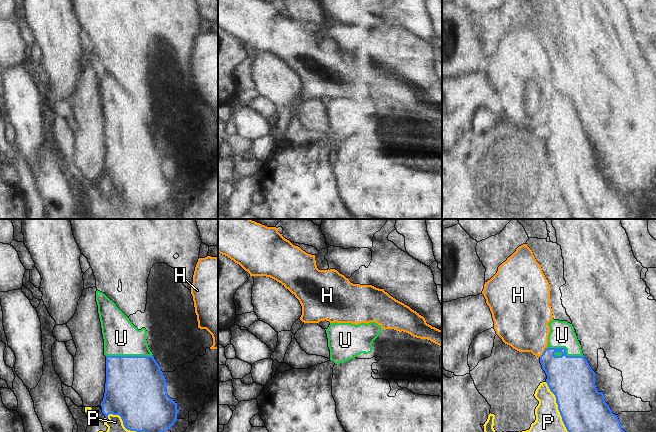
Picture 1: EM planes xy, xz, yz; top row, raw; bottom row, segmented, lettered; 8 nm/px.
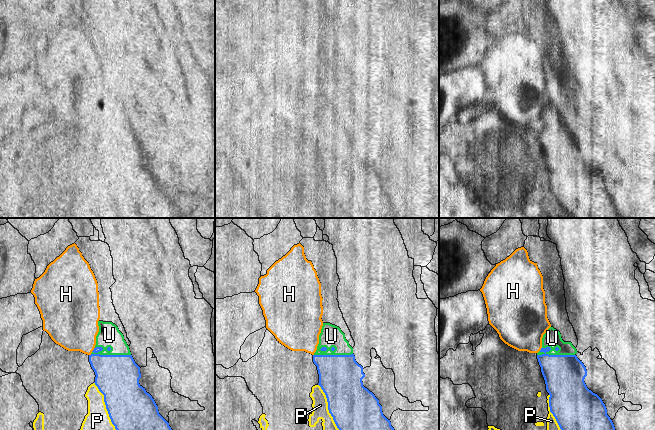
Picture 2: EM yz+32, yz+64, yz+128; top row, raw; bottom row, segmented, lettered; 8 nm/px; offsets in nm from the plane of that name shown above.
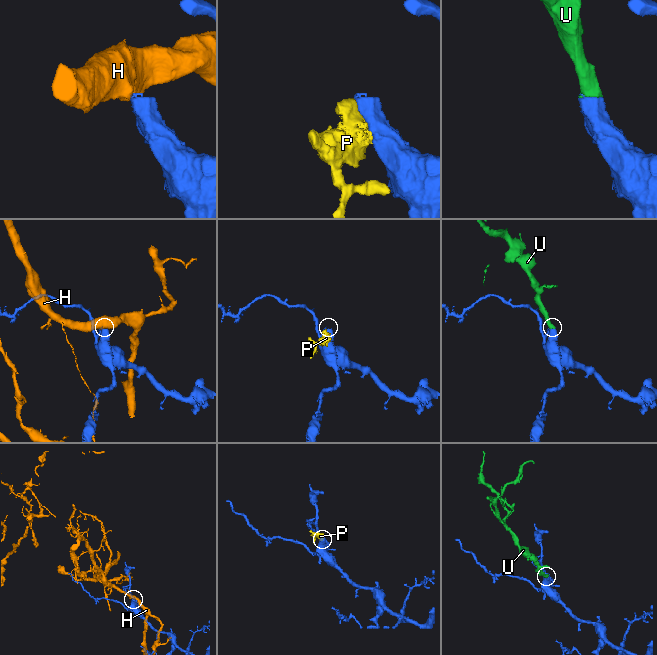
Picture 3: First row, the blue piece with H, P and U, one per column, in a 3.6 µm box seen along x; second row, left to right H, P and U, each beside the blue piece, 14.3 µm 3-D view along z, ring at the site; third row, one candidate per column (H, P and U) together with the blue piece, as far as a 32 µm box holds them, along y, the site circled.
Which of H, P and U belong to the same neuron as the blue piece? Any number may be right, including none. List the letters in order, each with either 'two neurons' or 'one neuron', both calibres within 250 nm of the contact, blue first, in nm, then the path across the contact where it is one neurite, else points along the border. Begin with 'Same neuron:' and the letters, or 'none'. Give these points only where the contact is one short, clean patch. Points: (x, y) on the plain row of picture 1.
Same neuron: U
H: two neurons; calibres 300 and 380 nm
P: two neurons; calibres 380 and 240 nm
U: one neuron; calibres 480 and 280 nm

